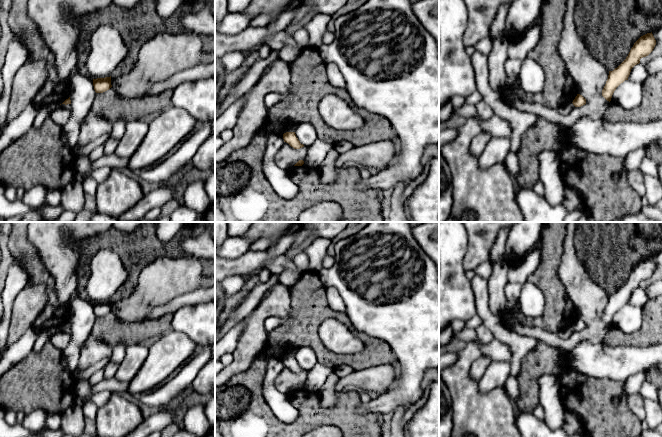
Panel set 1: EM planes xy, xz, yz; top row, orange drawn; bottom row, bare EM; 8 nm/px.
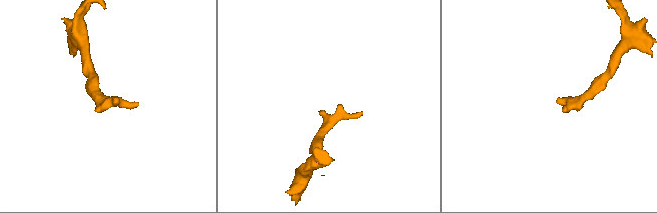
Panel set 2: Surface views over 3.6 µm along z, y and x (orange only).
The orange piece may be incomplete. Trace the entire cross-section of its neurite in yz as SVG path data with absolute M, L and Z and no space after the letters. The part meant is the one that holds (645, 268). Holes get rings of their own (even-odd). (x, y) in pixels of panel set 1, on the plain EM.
M651 257L641 260L631 272L626 283L613 295L609 295L608 303L602 314L602 320L611 325L612 319L616 312L628 304L631 293L640 287L640 283L648 280L654 273L656 264Z

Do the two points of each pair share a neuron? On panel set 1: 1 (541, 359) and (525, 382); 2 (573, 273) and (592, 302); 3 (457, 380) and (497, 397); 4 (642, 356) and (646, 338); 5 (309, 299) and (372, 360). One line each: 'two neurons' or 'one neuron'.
1: one neuron
2: one neuron
3: one neuron
4: two neurons
5: one neuron

